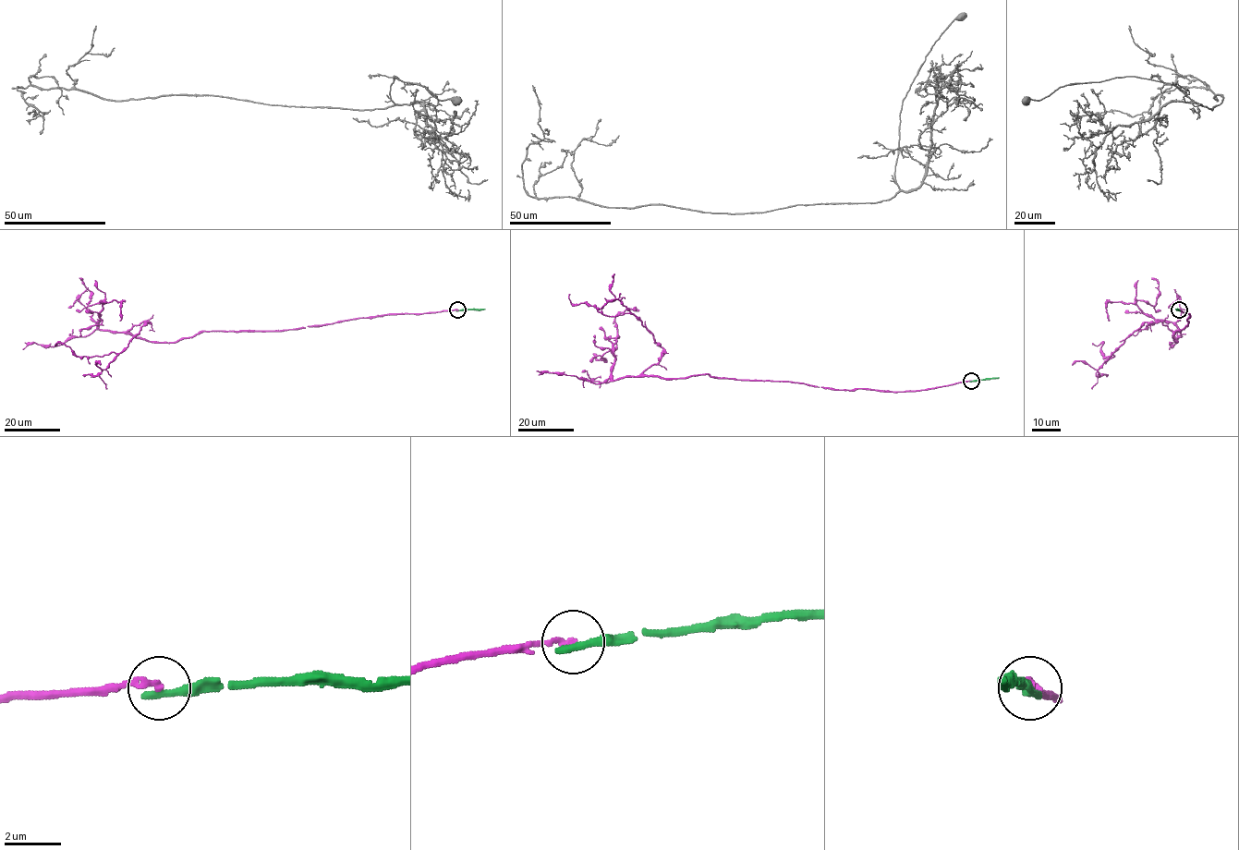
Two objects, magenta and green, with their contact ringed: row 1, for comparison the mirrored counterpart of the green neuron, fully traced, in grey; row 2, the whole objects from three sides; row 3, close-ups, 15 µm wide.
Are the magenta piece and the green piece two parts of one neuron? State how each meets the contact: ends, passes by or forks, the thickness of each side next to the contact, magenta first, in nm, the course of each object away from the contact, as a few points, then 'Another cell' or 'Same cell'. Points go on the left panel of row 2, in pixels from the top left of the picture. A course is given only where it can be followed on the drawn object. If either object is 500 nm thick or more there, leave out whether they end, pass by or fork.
At the ring magenta ends. At the ring green ends. Thickness 200 nm (magenta) against 340 nm. Course of magenta: (457, 310), (172, 343), (136, 337), (128, 331), (143, 321), (122, 351), (101, 357), (56, 343). Course of green: (457, 310), (484, 309). Another cell

